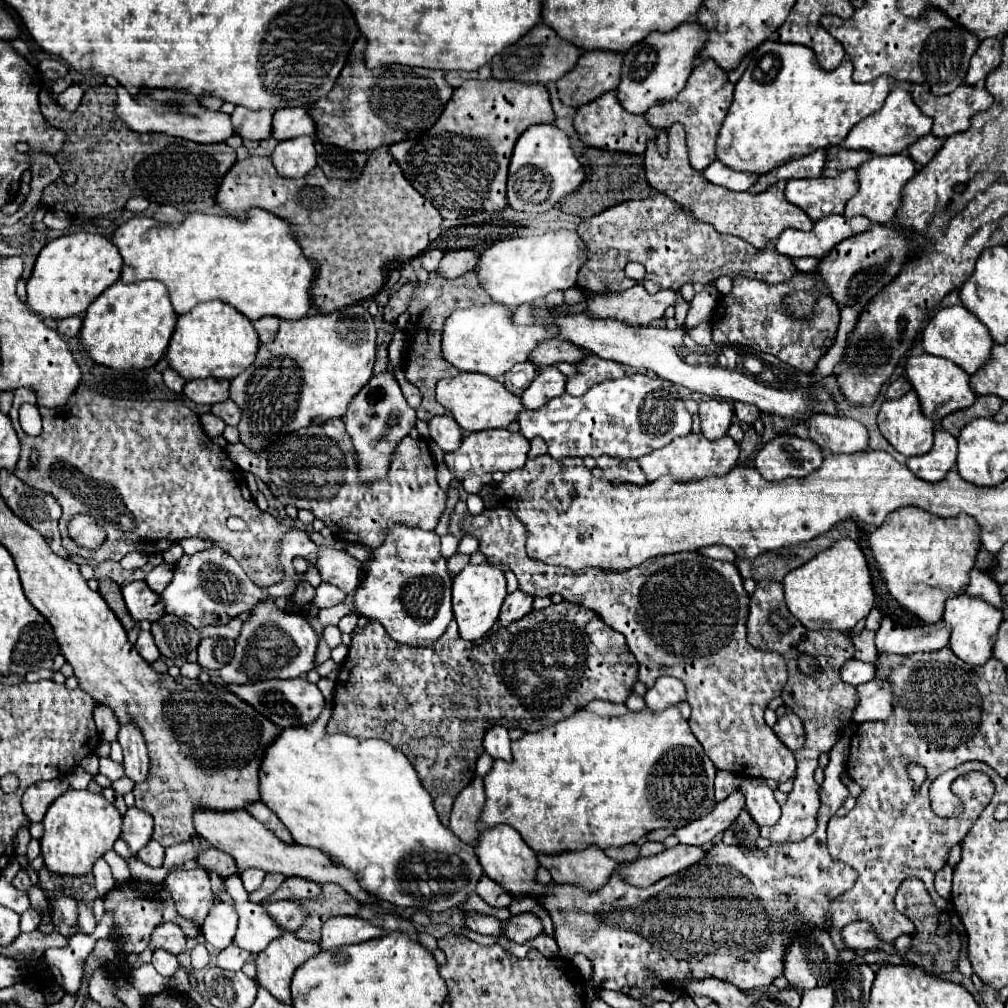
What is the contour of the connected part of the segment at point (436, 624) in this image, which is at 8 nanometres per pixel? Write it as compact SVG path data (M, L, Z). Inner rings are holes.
M396 524L384 532L382 544L370 552L370 560L362 562L364 578L352 596L354 610L380 622L398 644L428 646L436 642L454 618L452 576L448 574L448 560L440 554L440 536L418 526Z

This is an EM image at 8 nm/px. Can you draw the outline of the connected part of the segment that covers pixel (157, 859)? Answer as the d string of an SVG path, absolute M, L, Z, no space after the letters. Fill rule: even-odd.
M150 840L140 852L138 852L138 858L142 862L146 862L148 866L162 866L162 860L164 860L164 848L160 846L160 842L156 840Z

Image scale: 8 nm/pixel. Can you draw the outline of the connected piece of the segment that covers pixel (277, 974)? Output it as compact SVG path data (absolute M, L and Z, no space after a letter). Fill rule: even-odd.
M284 932L256 956L258 984L264 986L278 1002L292 1004L290 980L296 968L316 954L320 954L318 944L304 942L292 932Z

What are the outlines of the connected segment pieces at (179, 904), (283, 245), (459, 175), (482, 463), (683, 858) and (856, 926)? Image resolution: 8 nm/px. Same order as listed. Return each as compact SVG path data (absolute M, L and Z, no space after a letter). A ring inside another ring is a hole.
M202 868L194 870L176 870L170 872L164 880L176 910L180 916L194 920L198 928L204 924L208 910L212 908L212 890L208 872Z
M248 208L244 220L236 218L234 214L216 216L192 212L180 224L160 224L148 216L134 216L114 232L112 242L118 246L124 258L120 280L126 284L148 278L160 280L166 284L172 306L178 314L190 312L196 304L216 298L232 304L250 320L258 320L262 316L304 318L312 306L310 286L314 282L314 266L304 256L296 230L288 224L288 220L278 218L262 208Z
M466 80L460 88L454 90L448 106L438 118L436 126L428 130L418 140L404 140L392 144L392 156L400 162L406 178L416 186L416 190L428 198L442 214L442 218L456 220L464 216L472 216L478 212L502 212L506 202L506 176L508 164L512 158L512 150L516 138L534 124L552 124L554 110L550 104L550 94L544 84L528 84L516 80Z
M492 428L492 430L480 430L470 432L462 438L462 444L458 450L444 456L444 462L450 470L450 474L458 480L464 480L466 476L482 476L486 472L512 472L518 468L524 468L526 454L528 454L530 442L520 432L508 432L504 428Z
M678 844L674 848L668 848L660 854L656 854L656 856L638 858L636 862L630 862L628 866L620 866L618 874L622 878L626 878L630 884L646 888L664 876L686 870L692 864L698 864L704 856L706 856L704 848Z
M852 922L846 928L842 928L840 938L844 942L846 948L850 950L874 950L874 948L882 948L890 954L896 954L892 944L884 944L876 938L872 926L868 922Z

